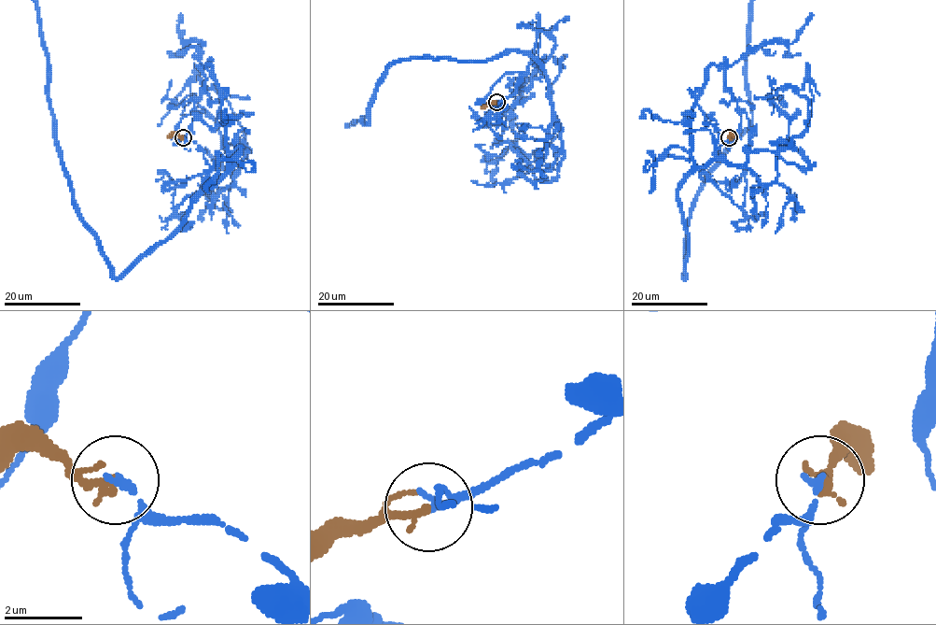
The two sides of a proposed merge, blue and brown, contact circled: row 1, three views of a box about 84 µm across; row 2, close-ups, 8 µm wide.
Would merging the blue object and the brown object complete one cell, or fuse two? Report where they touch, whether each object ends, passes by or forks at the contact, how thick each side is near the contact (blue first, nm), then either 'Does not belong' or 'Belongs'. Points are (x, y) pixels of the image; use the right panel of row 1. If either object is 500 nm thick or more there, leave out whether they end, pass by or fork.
Place: (729, 137). At the ring blue ends. At the ring brown ends. Thickness 190 nm (blue) against 240 nm. Belongs

